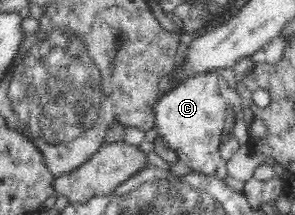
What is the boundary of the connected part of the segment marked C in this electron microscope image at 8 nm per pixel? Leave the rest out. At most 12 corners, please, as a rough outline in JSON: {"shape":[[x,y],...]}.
{"shape":[[215,72],[164,88],[158,136],[194,173],[224,179],[234,92]]}

